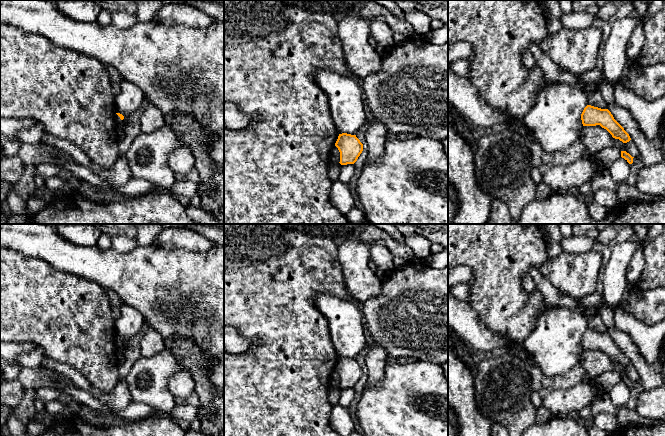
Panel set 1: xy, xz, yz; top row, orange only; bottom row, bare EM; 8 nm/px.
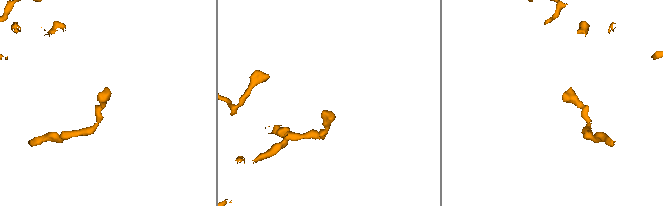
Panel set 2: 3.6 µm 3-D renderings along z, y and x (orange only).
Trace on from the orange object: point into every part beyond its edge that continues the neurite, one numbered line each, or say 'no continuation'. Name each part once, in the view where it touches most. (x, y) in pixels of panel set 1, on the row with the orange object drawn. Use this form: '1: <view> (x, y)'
no continuation

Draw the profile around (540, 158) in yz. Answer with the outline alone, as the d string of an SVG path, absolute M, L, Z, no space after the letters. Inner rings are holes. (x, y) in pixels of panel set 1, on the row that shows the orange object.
M530 141L530 150L532 154L532 167L541 168L544 165L549 164L554 154L545 152L542 147L534 141Z

